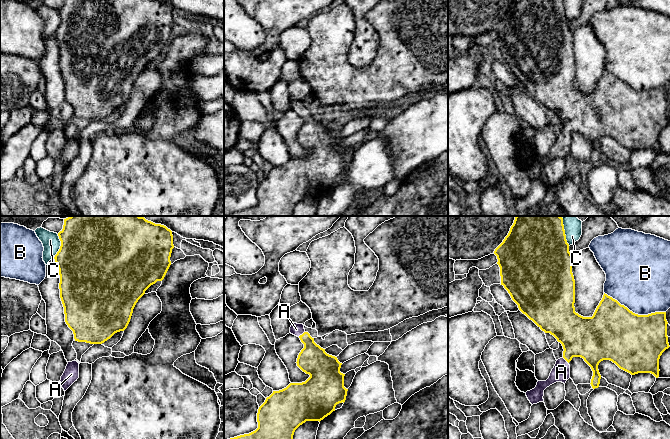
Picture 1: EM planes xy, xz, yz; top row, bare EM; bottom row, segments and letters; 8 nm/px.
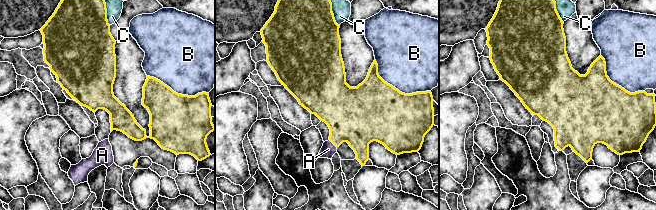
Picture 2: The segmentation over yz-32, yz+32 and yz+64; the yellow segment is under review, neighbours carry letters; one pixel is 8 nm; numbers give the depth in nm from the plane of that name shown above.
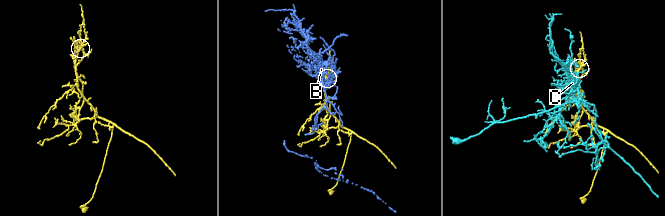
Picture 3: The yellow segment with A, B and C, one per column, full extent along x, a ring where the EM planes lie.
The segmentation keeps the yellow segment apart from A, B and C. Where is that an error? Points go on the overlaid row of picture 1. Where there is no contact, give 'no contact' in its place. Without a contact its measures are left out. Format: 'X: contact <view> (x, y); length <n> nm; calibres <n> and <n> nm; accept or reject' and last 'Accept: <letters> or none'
A: contact xz (302, 334); length 70 nm; calibres 240 and 100 nm; accept
B: contact yz (634, 313); length 500 nm; calibres 460 and 460 nm; reject
C: contact xy (60, 246); length 200 nm; calibres 500 and 140 nm; reject
Accept: A

